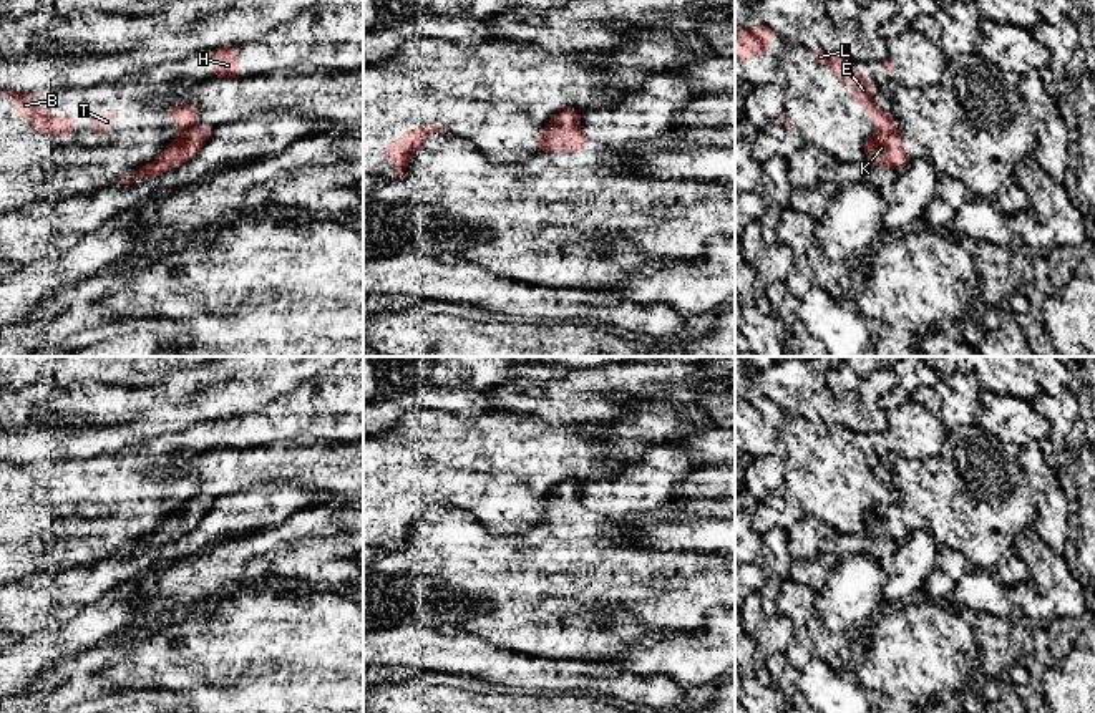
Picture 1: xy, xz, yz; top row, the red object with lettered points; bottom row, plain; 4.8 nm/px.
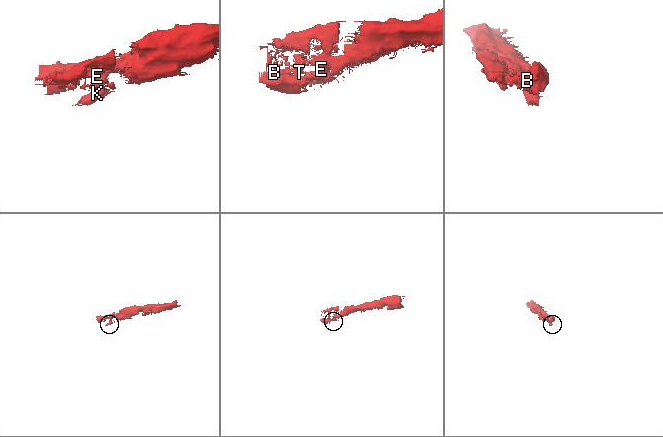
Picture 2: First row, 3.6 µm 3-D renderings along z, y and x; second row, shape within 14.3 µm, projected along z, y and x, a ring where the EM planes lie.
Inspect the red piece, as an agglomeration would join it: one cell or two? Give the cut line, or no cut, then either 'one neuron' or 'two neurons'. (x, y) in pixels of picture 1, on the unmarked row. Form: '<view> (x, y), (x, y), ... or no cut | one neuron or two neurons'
yz (896, 498), (888, 504), (876, 504) | two neurons

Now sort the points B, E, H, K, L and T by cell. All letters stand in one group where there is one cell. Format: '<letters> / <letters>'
B E H L T / K

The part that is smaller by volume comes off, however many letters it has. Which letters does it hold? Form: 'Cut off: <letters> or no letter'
Cut off: K

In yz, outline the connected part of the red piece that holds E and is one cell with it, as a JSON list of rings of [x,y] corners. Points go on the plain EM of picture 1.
[[[825,421],[811,424],[820,436],[828,436],[833,444],[853,463],[853,469],[864,478],[876,496],[876,504],[889,506],[896,501],[893,486],[874,478],[874,458],[869,454],[863,441],[853,441],[841,426],[828,426]]]

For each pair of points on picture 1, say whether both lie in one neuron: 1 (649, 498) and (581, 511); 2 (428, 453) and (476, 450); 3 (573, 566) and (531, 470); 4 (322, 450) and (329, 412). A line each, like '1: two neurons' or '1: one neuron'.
1: two neurons
2: one neuron
3: two neurons
4: two neurons

